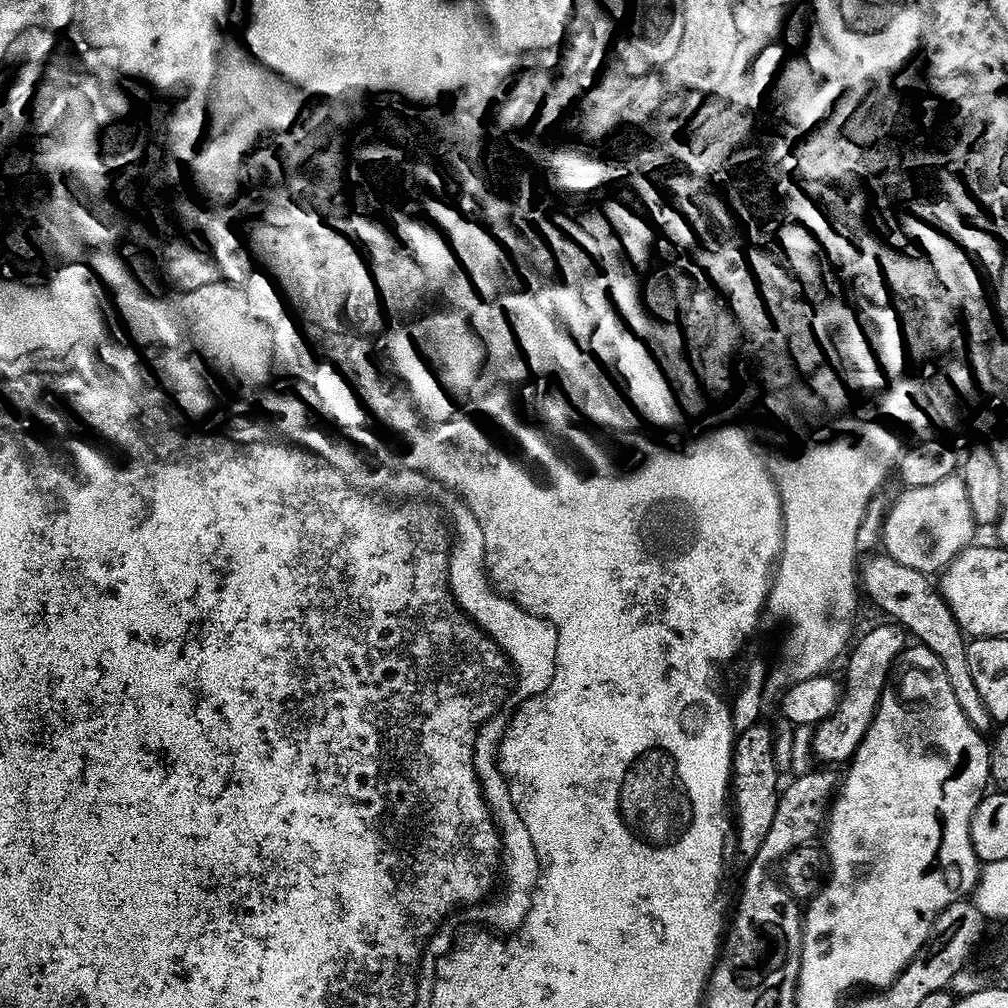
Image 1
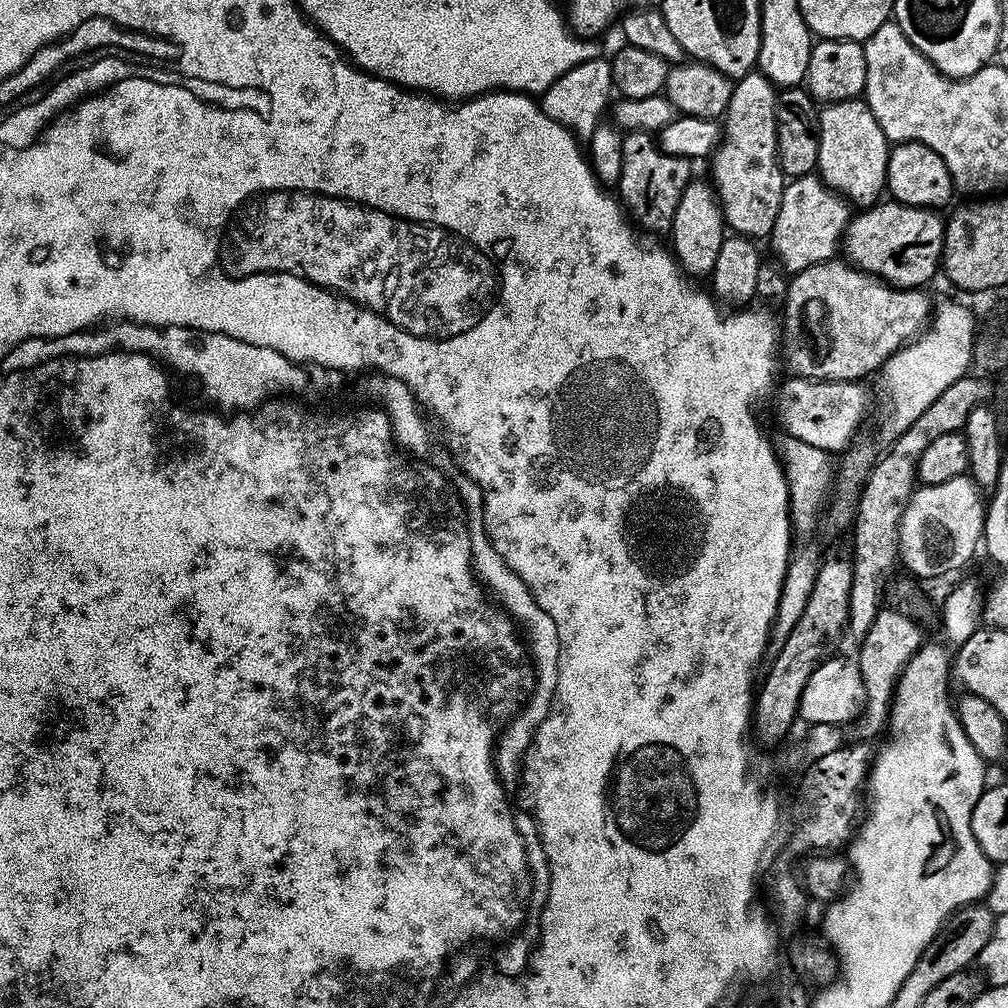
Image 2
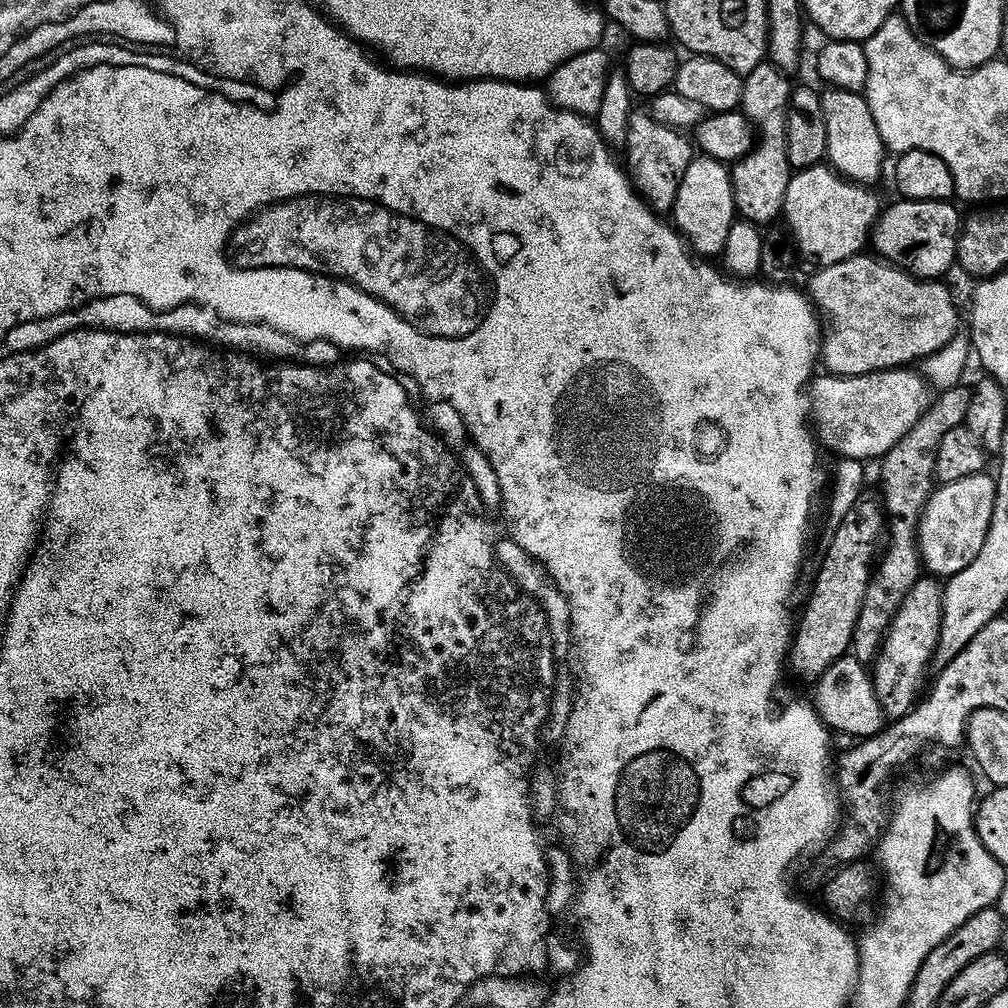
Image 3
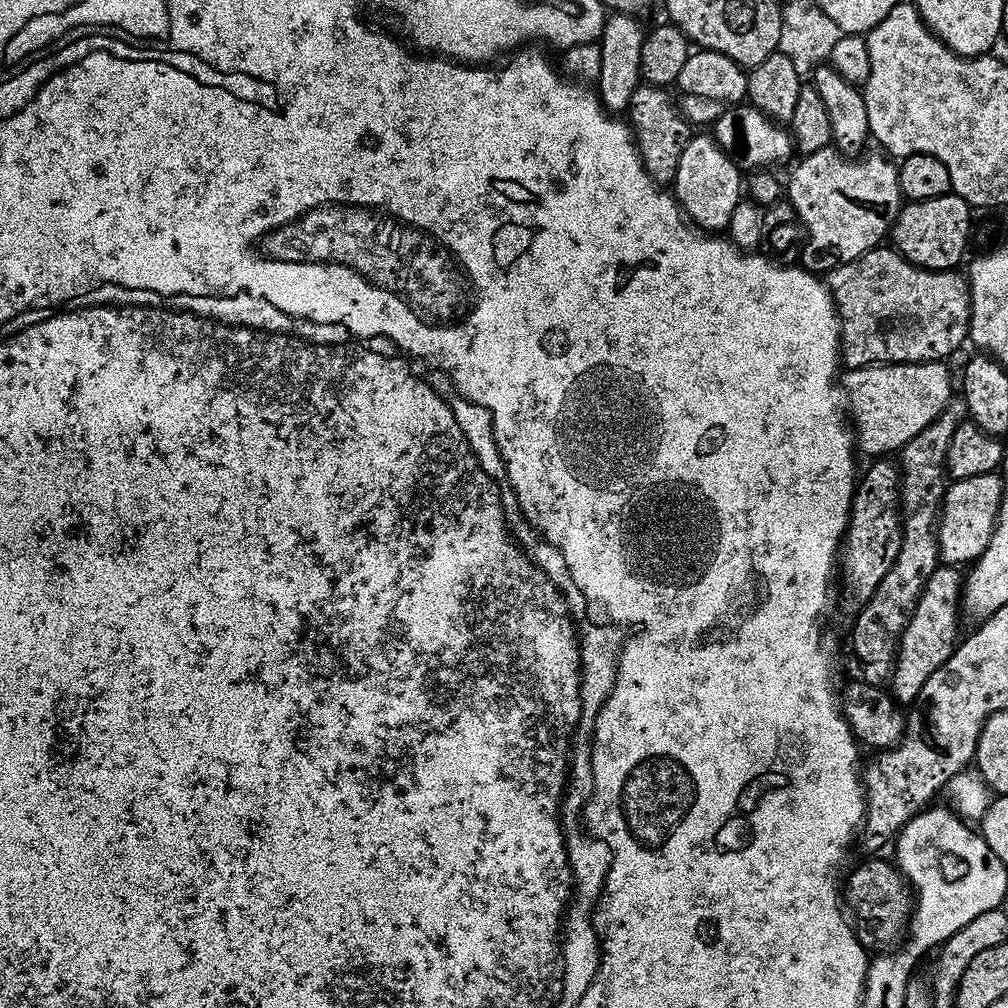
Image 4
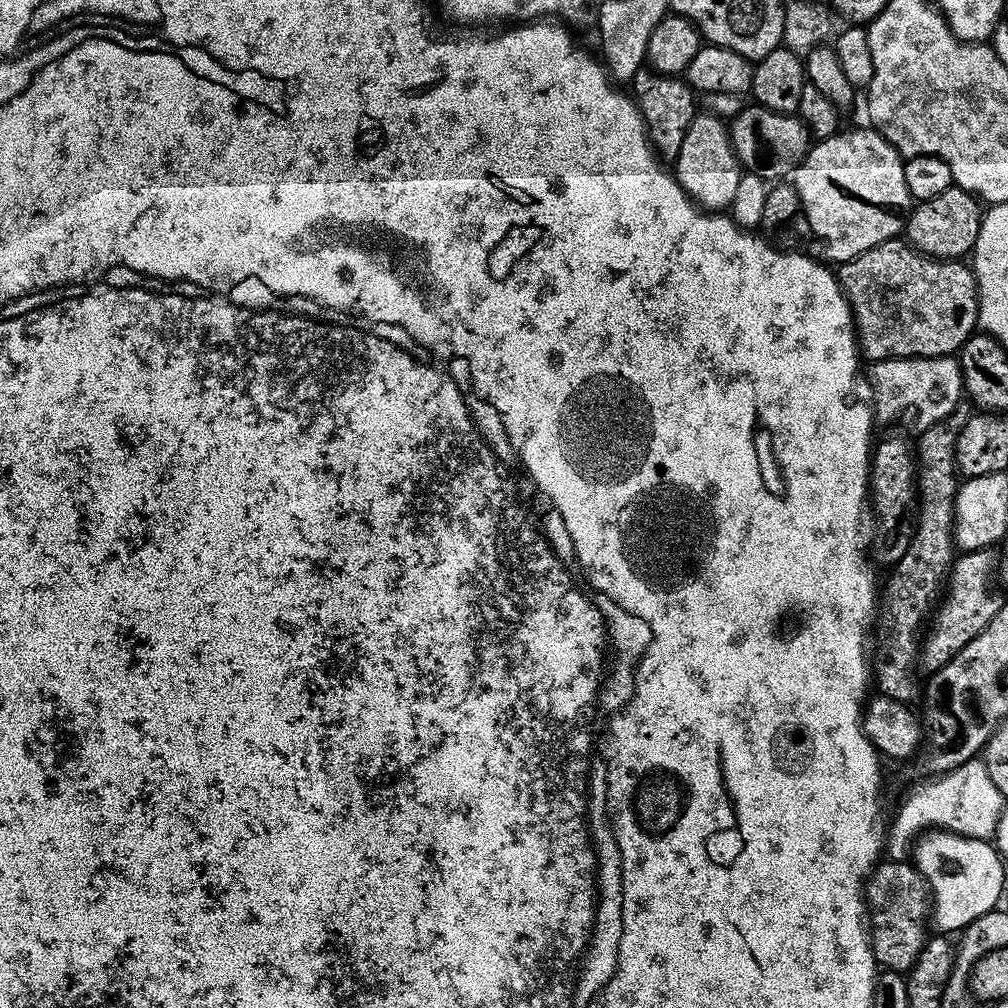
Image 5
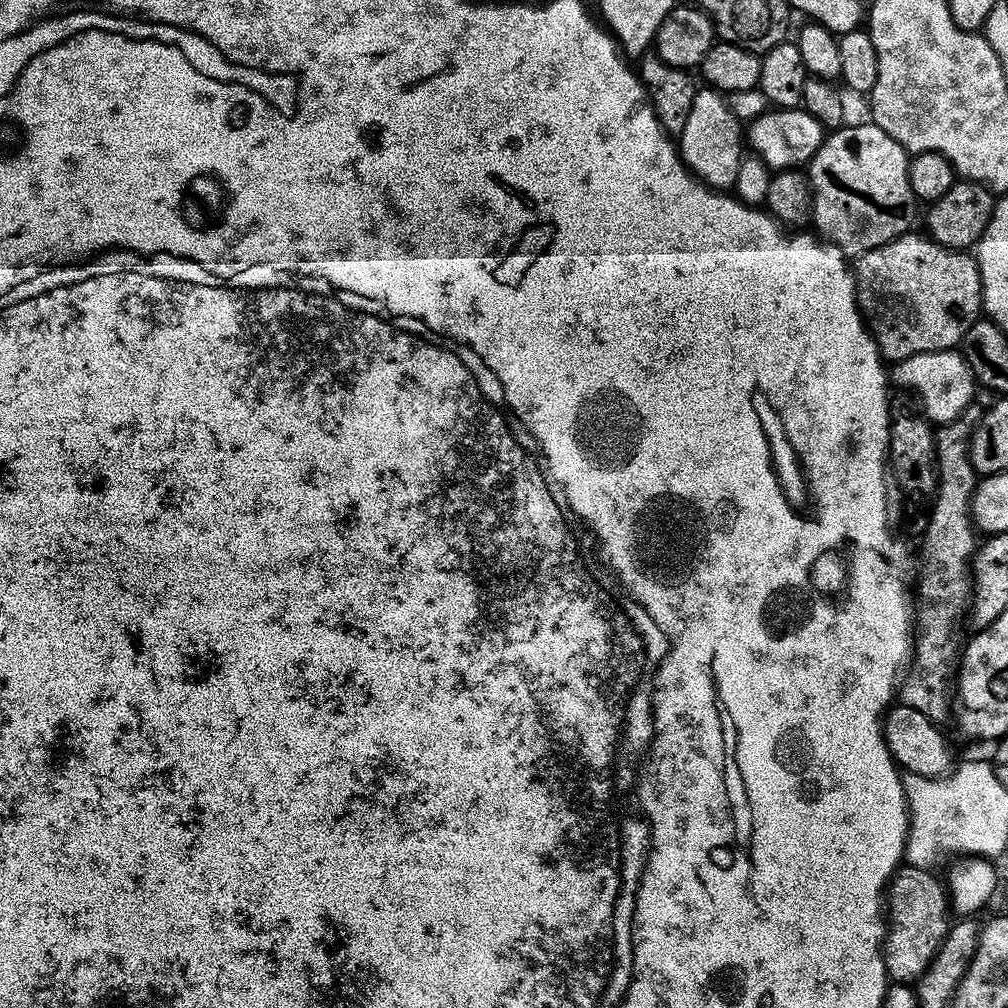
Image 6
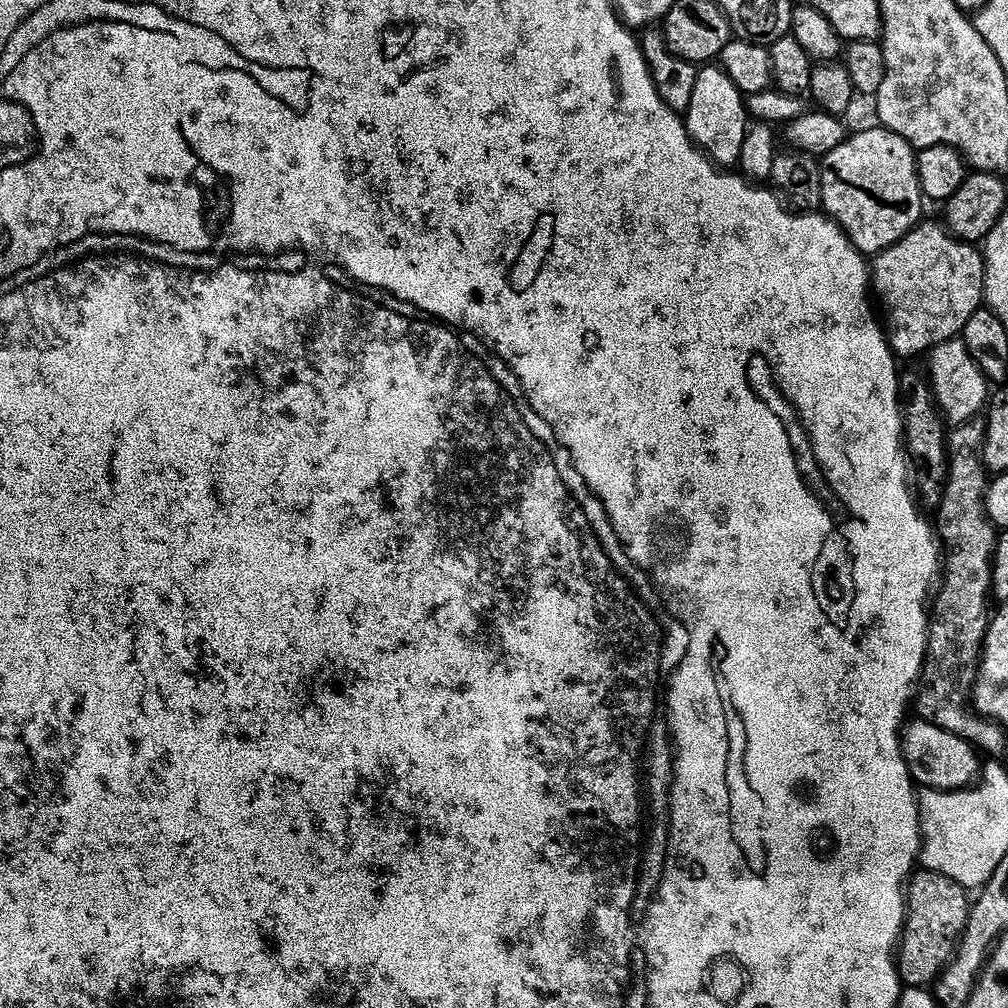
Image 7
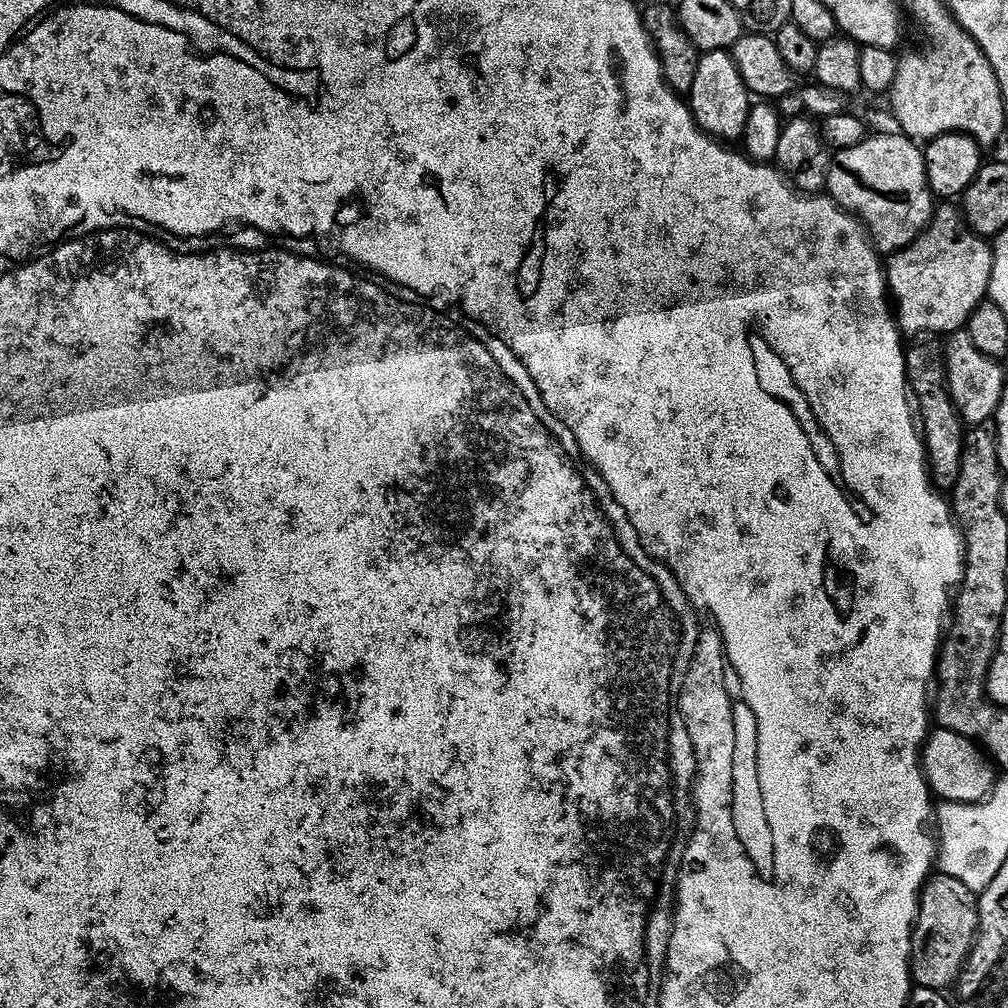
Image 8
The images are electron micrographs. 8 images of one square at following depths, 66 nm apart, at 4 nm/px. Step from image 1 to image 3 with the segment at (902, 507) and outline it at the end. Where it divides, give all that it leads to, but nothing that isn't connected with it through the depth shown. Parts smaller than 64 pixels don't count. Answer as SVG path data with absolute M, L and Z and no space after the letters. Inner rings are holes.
M987 471L974 474L970 478L958 478L958 482L940 484L933 487L928 501L920 515L920 524L916 528L916 542L920 546L920 559L923 567L937 578L947 578L955 572L969 566L986 541L987 530L990 526L991 511L994 510L996 481Z

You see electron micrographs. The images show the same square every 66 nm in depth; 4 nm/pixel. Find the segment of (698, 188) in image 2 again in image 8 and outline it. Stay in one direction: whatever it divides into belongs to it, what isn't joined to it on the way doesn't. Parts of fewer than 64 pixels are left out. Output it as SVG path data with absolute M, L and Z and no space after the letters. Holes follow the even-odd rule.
M729 49L701 52L694 82L690 82L690 90L686 93L686 103L696 119L696 125L709 136L721 142L736 142L741 139L754 100L746 82L742 82L742 74L738 74L738 66L734 66L734 58Z

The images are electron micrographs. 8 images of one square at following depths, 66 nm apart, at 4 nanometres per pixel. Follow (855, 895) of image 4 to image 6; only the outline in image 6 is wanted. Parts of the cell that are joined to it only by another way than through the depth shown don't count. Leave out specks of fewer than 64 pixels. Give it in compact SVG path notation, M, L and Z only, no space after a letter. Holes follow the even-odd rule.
M905 863L897 868L886 889L886 931L882 951L884 969L892 984L915 985L916 979L942 946L950 927L950 896L935 871Z

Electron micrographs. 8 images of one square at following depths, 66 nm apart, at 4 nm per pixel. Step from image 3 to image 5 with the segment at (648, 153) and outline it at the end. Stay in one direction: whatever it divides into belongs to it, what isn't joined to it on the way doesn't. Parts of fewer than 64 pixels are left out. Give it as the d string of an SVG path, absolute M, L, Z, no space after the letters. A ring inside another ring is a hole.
M647 66L641 68L640 73L631 80L630 88L630 95L642 114L648 141L656 155L664 162L676 161L678 150L682 150L682 142L686 139L686 130L690 130L690 122L694 122L698 115L697 93L689 86L687 79L653 72Z

